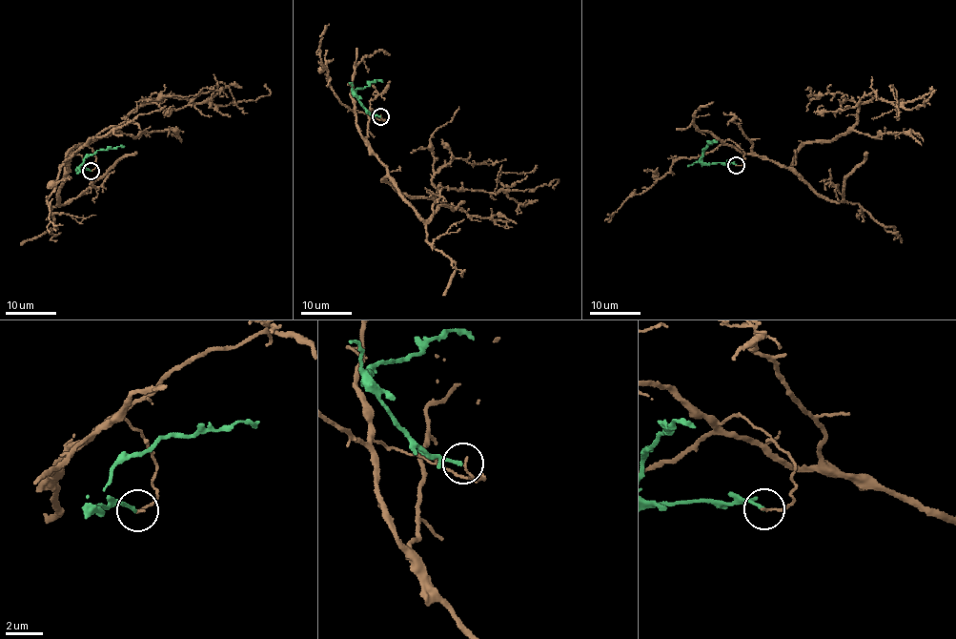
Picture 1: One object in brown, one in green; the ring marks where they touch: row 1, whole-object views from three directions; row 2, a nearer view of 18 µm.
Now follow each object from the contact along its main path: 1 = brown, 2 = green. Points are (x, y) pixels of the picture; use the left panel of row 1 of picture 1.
1: (90, 171), (89, 146), (66, 172), (70, 151), (143, 105), (227, 106), (268, 95), (265, 84)
2: (91, 171), (79, 170), (86, 157), (97, 150), (123, 147)

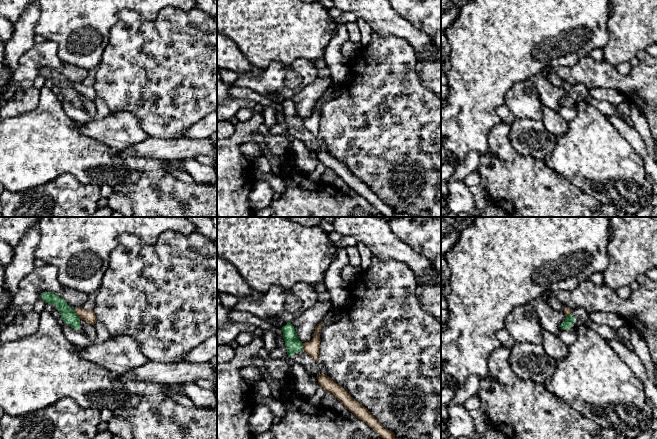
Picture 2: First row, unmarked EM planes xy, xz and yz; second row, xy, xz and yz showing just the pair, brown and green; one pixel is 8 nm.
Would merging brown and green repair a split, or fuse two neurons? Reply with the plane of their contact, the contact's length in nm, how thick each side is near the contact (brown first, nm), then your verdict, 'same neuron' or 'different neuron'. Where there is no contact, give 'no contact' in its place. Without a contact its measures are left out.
xy | 90 nm | 100/120 nm | different neuron

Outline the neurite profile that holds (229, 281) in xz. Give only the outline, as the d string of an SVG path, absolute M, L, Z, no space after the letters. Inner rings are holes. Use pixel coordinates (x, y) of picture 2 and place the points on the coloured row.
M217 257L217 292L237 298L261 297L261 294L254 292L240 274L220 257Z

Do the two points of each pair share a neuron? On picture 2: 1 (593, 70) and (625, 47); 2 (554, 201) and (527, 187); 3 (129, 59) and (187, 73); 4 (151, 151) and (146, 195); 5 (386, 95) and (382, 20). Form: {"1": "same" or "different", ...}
{"1": "different", "2": "same", "3": "same", "4": "different", "5": "different"}

